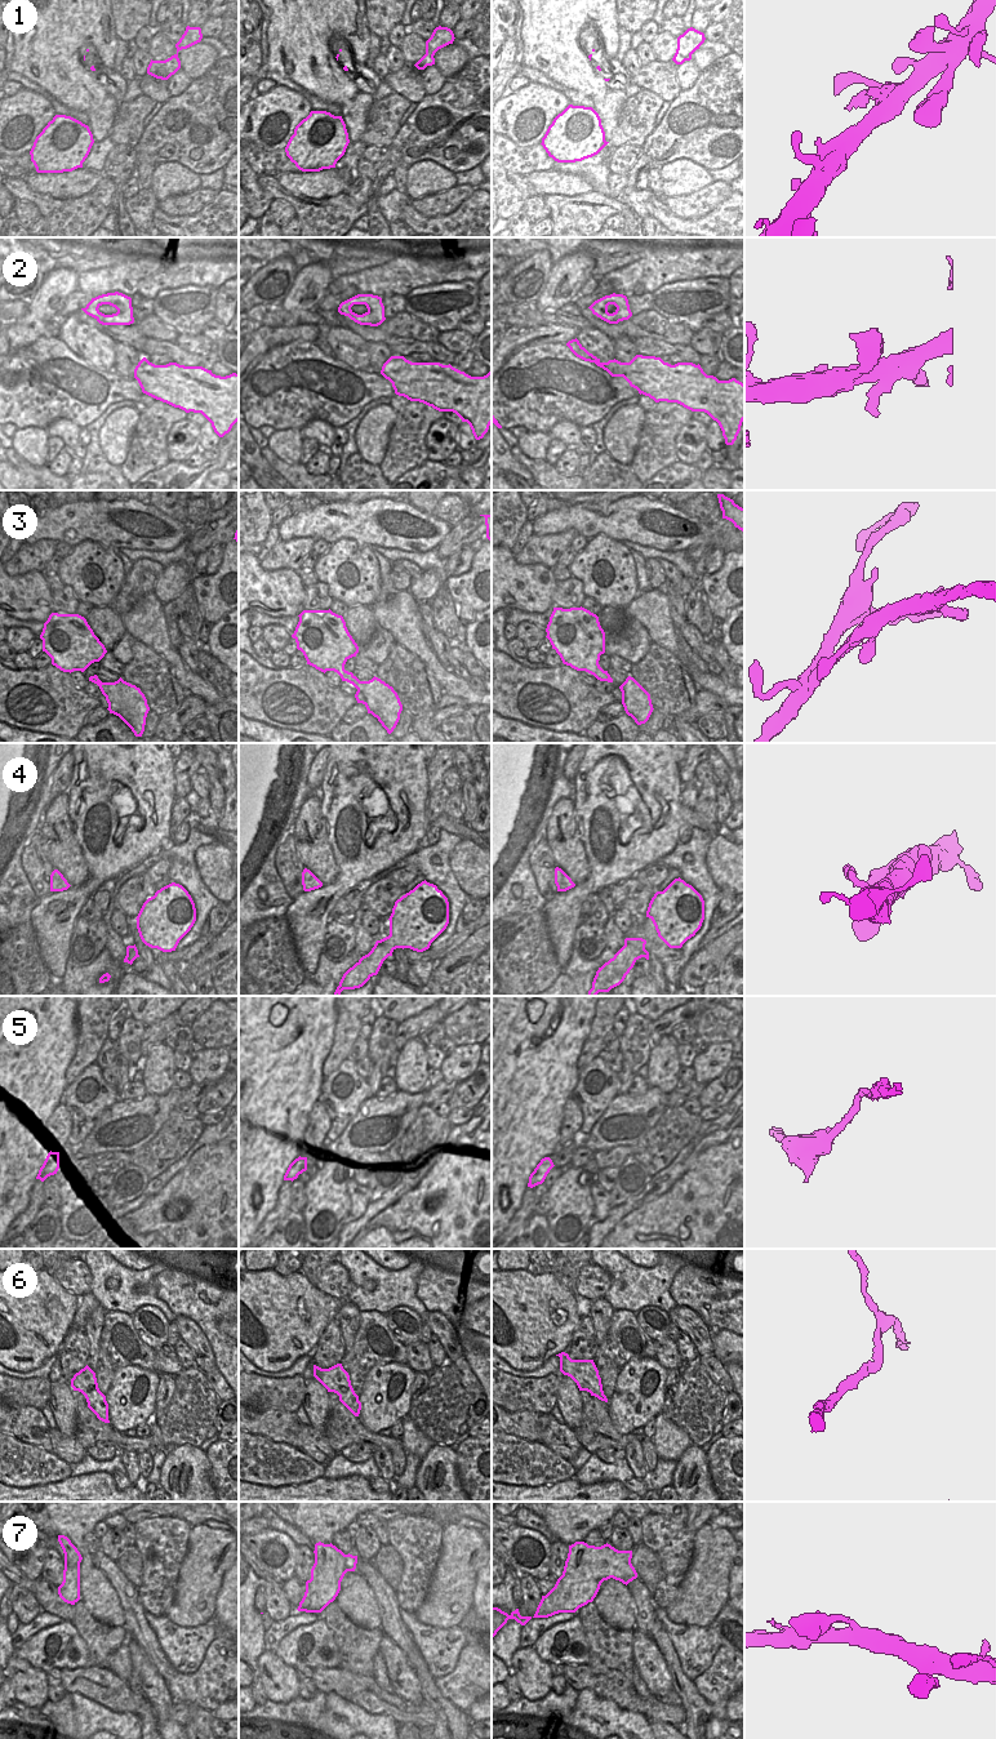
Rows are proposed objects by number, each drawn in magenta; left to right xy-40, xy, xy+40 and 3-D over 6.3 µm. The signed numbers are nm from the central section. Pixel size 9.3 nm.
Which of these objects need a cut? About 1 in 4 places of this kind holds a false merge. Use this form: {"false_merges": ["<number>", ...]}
{"false_merges": ["6"]}

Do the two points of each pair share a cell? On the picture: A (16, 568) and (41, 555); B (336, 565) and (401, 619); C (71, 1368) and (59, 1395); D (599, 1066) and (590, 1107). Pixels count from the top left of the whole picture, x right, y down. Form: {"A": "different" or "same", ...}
{"A": "same", "B": "different", "C": "different", "D": "same"}

